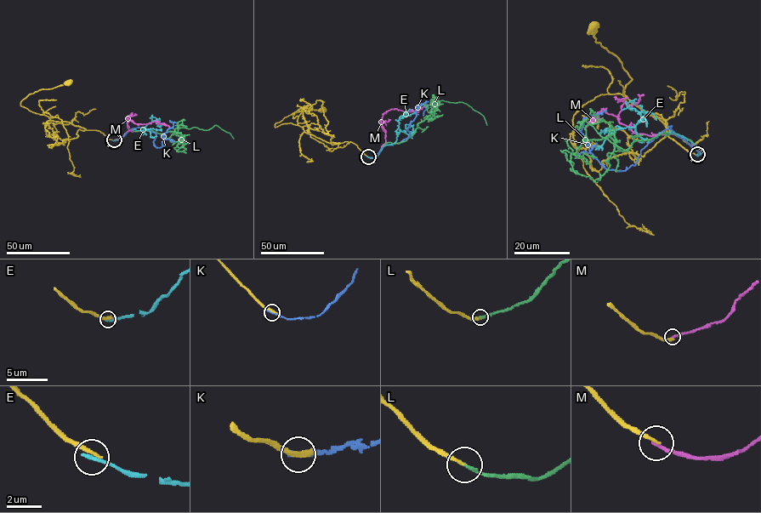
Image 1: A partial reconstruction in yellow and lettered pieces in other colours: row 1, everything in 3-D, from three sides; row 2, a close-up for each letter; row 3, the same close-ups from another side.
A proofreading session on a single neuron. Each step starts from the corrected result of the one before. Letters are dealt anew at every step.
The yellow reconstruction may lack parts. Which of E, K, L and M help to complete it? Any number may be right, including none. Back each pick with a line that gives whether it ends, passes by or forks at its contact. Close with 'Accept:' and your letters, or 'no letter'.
L: it ends
Accept: L

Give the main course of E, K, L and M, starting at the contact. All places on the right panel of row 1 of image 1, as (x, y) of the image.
E: (697, 156), (701, 150), (672, 132), (652, 139), (639, 136), (635, 126), (650, 112), (627, 106), (637, 99)
K: (696, 155), (668, 126), (641, 150), (634, 165), (622, 171), (606, 168), (581, 132), (588, 116), (606, 111)
L: (697, 154), (690, 140), (668, 133), (621, 151), (609, 122), (573, 129), (585, 121), (627, 151)
M: (697, 154), (700, 151), (692, 143), (682, 136), (635, 133), (604, 110), (585, 128)

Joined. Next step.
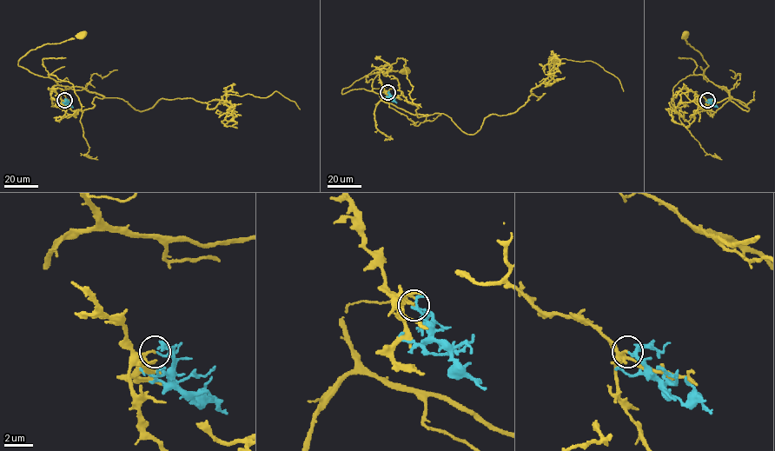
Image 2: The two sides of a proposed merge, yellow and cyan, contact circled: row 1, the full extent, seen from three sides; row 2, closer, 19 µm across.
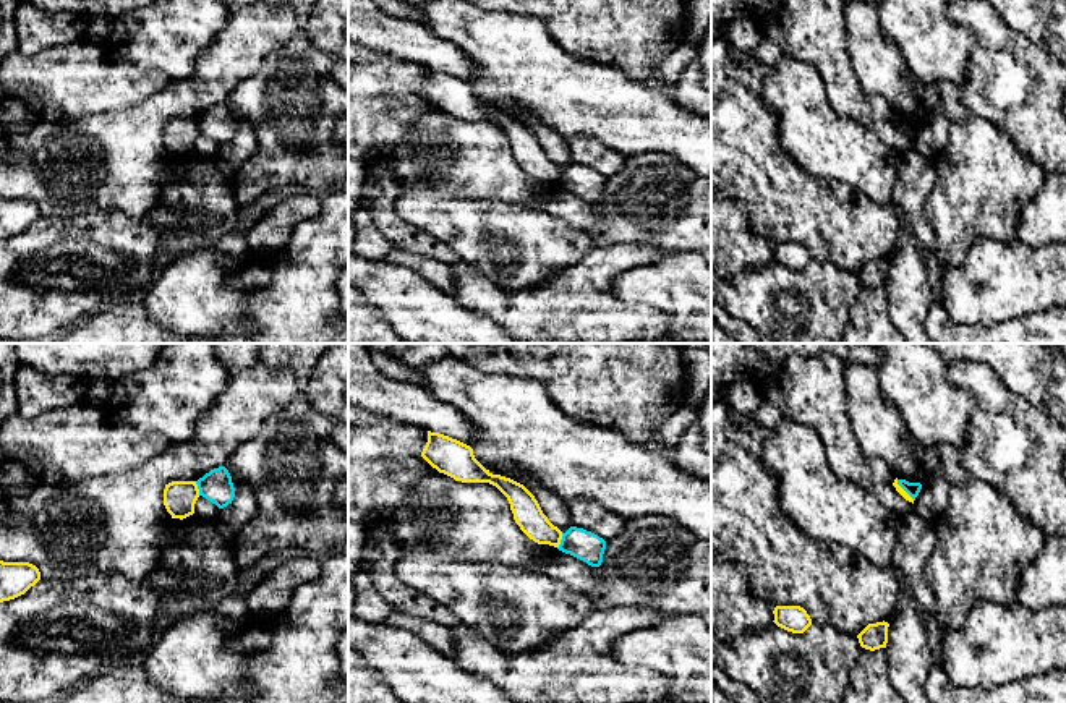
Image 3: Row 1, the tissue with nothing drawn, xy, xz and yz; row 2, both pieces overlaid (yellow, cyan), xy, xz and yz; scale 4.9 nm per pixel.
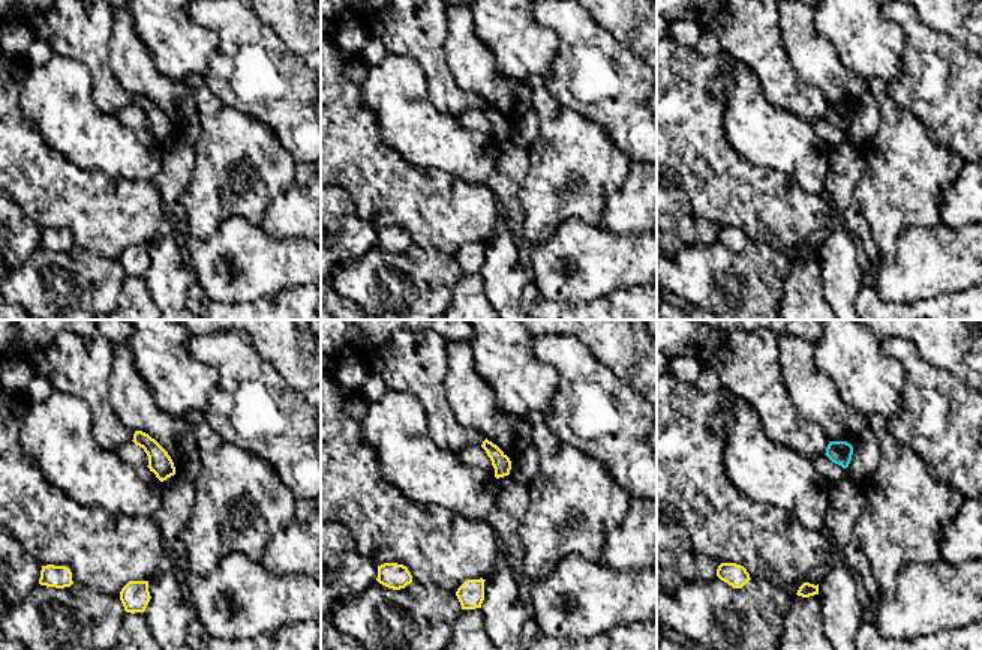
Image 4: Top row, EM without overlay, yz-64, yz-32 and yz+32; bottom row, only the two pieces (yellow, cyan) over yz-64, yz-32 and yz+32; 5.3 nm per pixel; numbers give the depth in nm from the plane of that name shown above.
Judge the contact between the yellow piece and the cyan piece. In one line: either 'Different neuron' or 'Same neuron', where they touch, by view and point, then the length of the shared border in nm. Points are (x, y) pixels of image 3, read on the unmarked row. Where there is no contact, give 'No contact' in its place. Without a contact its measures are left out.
Different neuron. Touches yellow at xz (559, 178). Shared border 80 nm

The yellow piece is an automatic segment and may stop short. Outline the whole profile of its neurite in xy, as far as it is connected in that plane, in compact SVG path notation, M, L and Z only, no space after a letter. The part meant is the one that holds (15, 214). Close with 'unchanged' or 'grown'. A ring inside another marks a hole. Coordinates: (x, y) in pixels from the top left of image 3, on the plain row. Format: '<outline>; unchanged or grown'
M0 198L0 240L24 232L41 217L41 209L29 199Z; unchanged

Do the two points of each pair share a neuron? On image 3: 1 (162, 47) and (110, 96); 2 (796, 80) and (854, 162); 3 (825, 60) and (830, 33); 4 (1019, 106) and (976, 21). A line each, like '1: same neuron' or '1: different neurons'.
1: different neurons
2: same neuron
3: same neuron
4: same neuron

